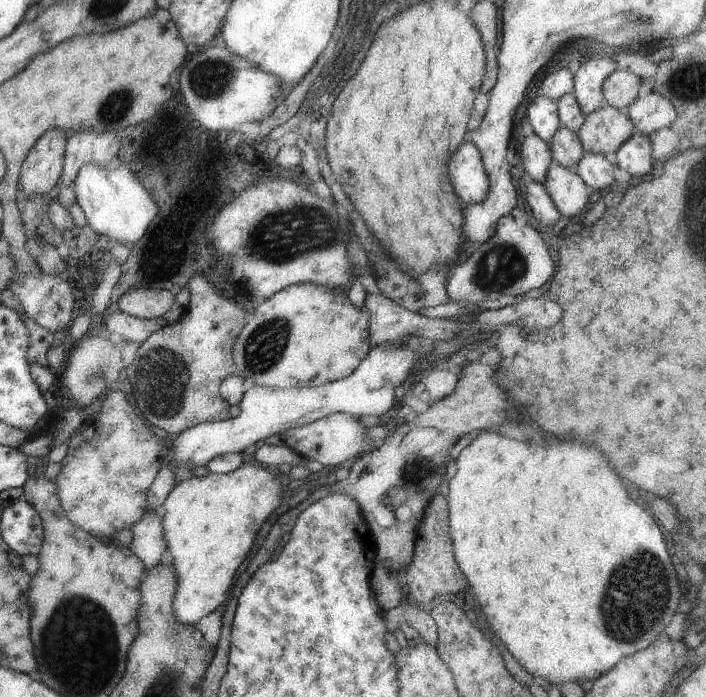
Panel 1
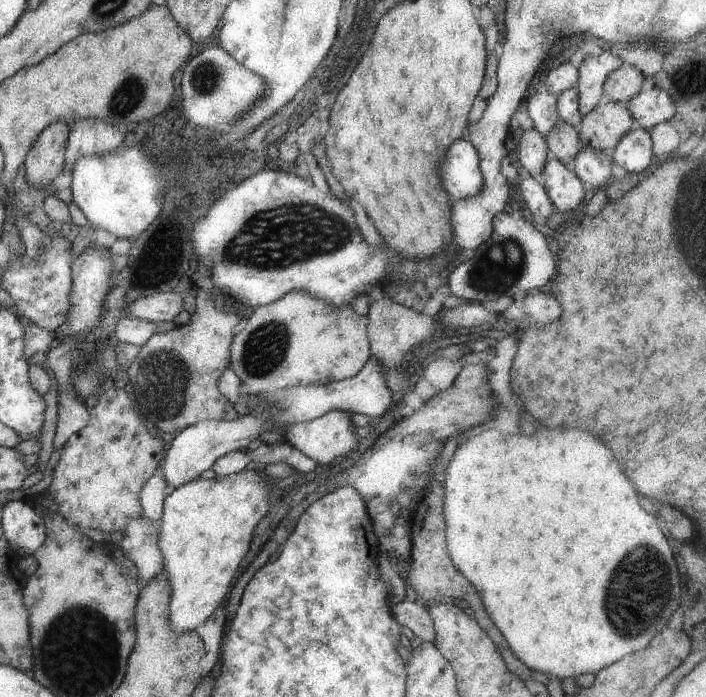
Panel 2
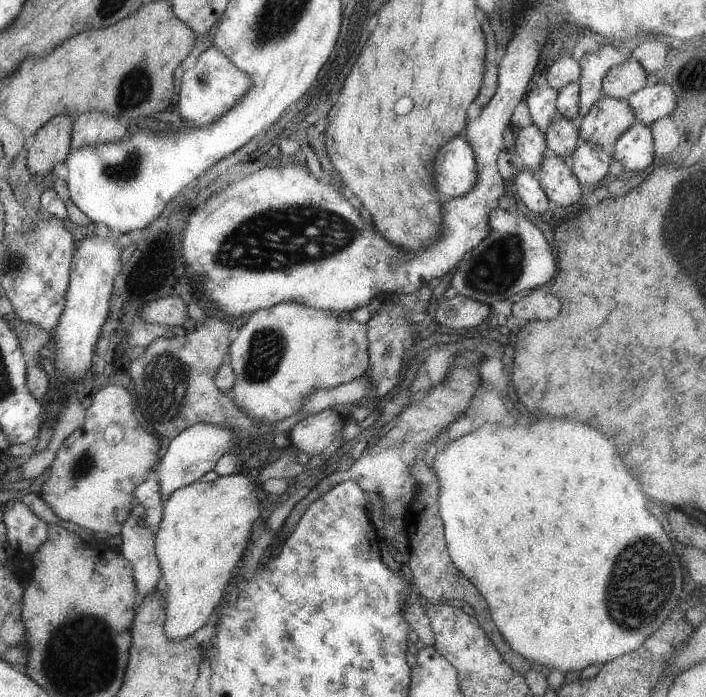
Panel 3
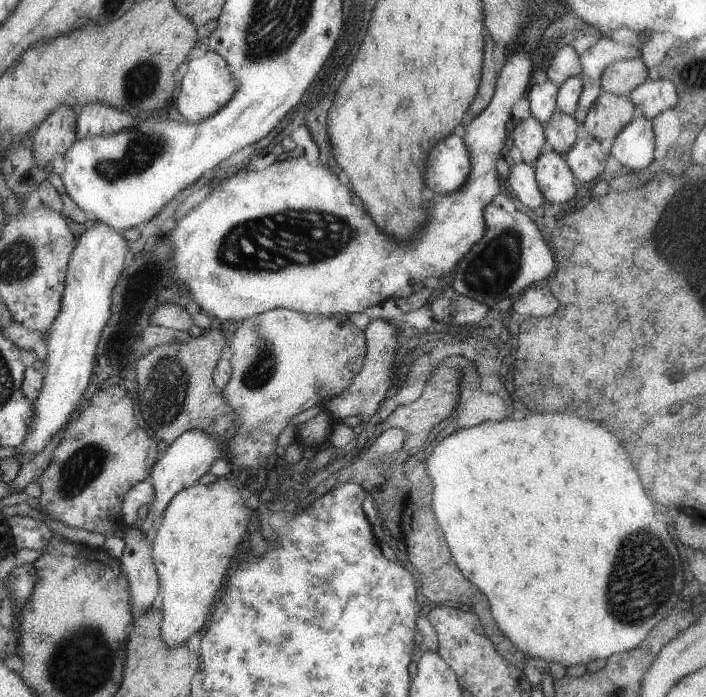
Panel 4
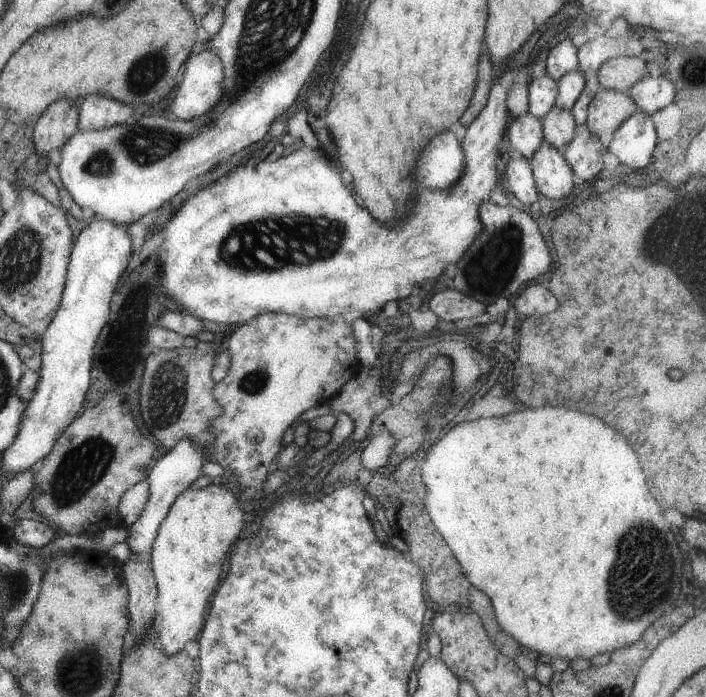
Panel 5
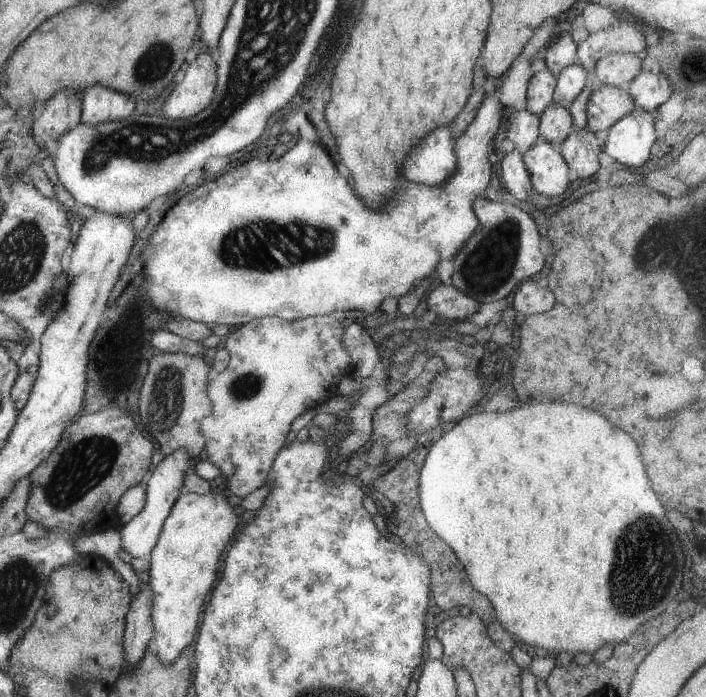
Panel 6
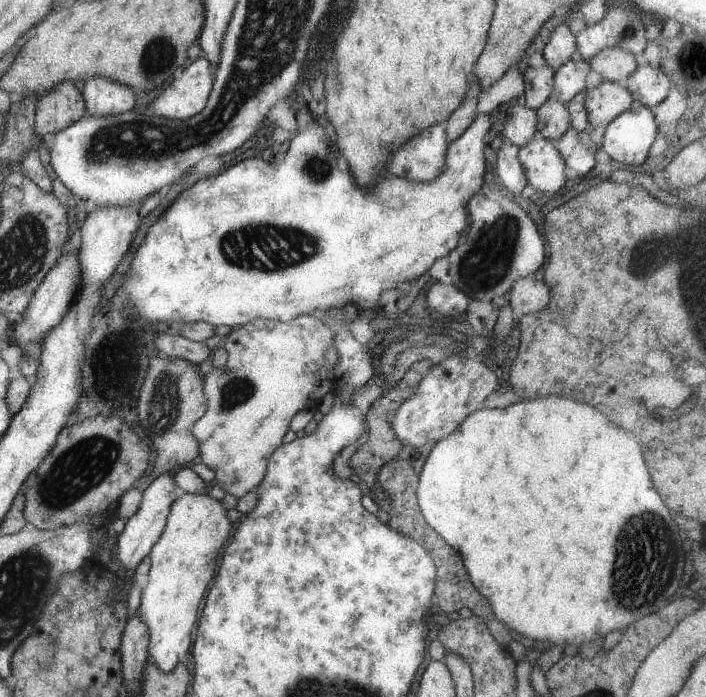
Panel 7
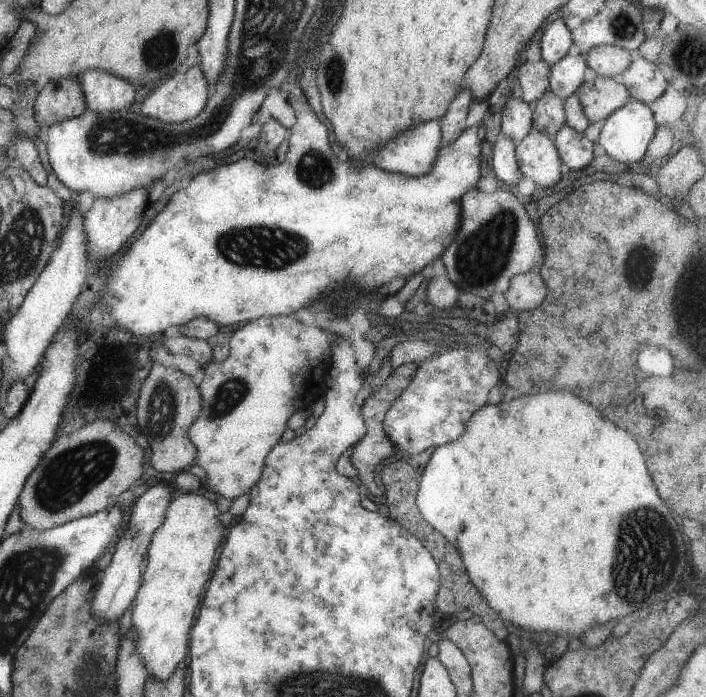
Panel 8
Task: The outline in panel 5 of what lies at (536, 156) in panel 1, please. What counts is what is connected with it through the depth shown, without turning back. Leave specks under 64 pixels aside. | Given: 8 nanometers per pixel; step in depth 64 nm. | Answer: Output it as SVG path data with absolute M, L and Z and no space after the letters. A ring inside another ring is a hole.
M528 112L515 117L507 128L507 138L511 148L528 159L544 142L541 121Z

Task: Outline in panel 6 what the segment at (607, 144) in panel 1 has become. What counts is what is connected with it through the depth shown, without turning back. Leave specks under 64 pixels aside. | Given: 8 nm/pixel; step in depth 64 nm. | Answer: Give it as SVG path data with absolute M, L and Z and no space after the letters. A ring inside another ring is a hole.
M601 85L591 91L586 104L586 128L592 133L608 130L633 110L634 102L624 88Z

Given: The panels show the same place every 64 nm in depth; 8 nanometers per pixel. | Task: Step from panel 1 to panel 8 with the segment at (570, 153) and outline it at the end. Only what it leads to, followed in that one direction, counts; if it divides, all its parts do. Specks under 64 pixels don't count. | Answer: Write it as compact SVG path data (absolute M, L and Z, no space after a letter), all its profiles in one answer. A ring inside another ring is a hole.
M546 89L537 98L533 104L533 113L531 114L531 129L543 132L547 137L552 138L553 134L565 125L565 116L563 112L564 100Z

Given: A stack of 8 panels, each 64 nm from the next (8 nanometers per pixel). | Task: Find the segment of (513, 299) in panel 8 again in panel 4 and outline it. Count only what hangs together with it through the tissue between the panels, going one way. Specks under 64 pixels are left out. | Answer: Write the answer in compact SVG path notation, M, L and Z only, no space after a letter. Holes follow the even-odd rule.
M533 287L513 299L513 314L521 316L551 316L557 310L557 300L549 290L533 290Z

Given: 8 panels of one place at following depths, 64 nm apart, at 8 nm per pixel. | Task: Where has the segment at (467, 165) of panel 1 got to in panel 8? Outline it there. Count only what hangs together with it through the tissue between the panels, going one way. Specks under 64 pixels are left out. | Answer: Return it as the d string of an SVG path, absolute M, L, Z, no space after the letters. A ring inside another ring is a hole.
M435 120L421 122L415 128L399 134L395 140L387 142L387 146L383 146L379 152L373 150L373 154L369 154L369 160L365 158L372 166L382 169L386 172L405 174L406 176L423 176L431 170L435 156L440 150L439 140L441 140L441 132L439 124Z

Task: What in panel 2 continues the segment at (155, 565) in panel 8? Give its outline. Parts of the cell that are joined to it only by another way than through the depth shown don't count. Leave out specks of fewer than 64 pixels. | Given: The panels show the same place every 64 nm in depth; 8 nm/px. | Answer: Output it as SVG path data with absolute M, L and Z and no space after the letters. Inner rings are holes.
M241 469L239 472L201 479L197 476L189 482L169 490L162 504L162 515L158 528L158 547L162 554L163 576L168 580L172 594L168 614L170 627L176 633L194 630L209 616L214 614L215 608L223 600L233 580L237 566L241 564L251 532L255 524L265 516L269 510L267 500L269 486L264 478L252 470Z

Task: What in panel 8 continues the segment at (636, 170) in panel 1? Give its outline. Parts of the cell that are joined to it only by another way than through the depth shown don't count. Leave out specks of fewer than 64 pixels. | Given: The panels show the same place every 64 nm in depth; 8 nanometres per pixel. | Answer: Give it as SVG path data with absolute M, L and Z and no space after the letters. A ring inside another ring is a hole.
M633 100L625 102L603 120L599 145L605 154L617 162L640 160L657 126L651 110L643 102Z

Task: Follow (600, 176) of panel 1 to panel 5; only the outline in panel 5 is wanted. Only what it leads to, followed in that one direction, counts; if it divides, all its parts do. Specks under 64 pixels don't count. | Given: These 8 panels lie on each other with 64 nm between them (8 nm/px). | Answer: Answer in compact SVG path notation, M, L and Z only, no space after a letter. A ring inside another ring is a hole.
M577 125L574 137L561 148L562 157L581 182L588 182L602 169L602 153L598 136L583 125Z

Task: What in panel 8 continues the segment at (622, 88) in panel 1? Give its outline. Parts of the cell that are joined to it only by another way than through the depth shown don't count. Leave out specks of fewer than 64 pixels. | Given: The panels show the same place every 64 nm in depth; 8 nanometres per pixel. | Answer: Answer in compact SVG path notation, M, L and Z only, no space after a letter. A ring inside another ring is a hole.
M597 44L585 52L585 64L597 76L617 79L619 74L629 66L631 52L614 45Z

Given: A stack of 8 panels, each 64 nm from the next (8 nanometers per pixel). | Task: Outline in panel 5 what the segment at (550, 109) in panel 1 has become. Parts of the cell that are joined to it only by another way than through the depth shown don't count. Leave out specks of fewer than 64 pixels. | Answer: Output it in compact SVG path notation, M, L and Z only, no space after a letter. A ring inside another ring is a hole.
M545 74L541 78L530 78L527 85L528 113L541 120L553 107L557 94L558 82Z

